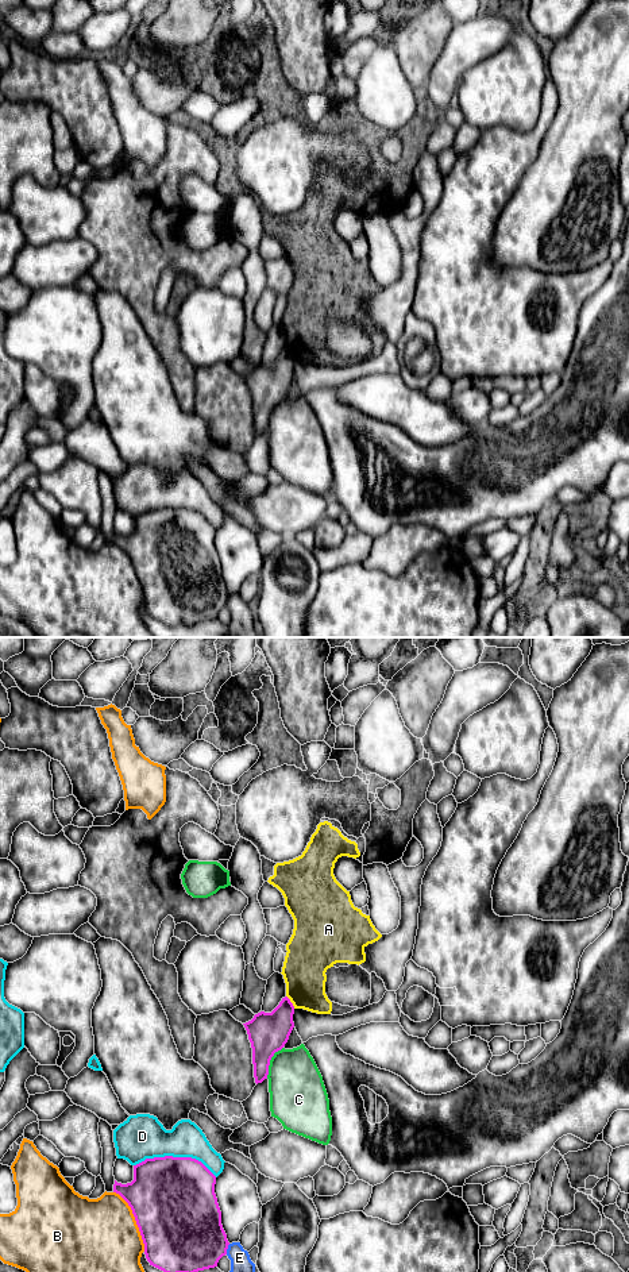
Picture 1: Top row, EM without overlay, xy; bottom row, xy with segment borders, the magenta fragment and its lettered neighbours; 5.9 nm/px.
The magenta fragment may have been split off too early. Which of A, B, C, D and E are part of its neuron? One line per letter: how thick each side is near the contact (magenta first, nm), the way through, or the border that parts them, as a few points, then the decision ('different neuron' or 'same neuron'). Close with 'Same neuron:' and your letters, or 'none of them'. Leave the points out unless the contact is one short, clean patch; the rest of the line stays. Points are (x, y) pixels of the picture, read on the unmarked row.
A: 240/260 nm | along xy (286, 347), (294, 359) | different neuron
B: 500/480 nm | different neuron
C: 240/340 nm | different neuron
D: 500/260 nm | different neuron
E: 420/170 nm | different neuron
Same neuron: none of them

